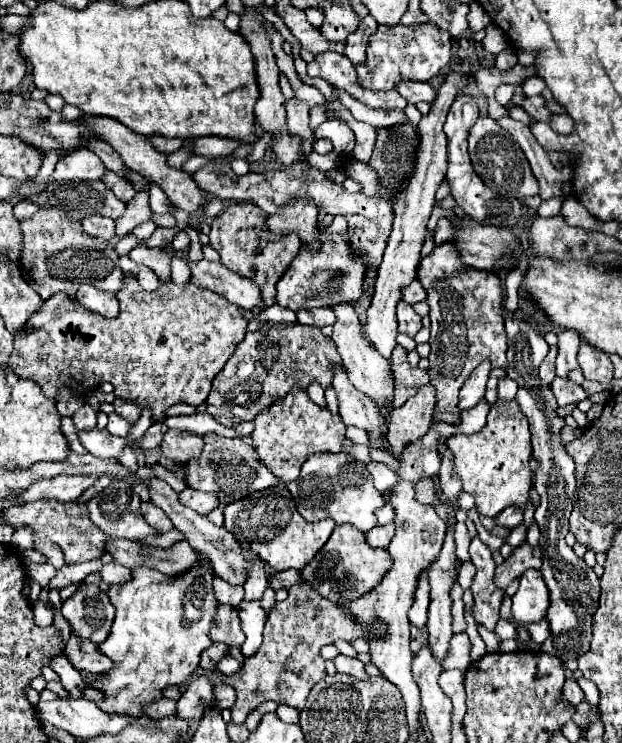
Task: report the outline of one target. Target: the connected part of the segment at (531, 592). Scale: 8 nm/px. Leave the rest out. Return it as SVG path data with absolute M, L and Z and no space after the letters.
M526 569L520 579L520 587L512 597L512 617L518 625L538 623L544 619L542 607L538 605L544 605L544 611L548 609L548 587L544 585L538 569Z

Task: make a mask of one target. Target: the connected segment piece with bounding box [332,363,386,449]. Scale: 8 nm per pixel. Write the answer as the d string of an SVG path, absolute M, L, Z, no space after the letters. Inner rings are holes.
M334 363L332 371L334 371L332 387L336 389L336 395L340 401L340 415L342 415L344 423L362 427L368 433L372 447L382 449L378 437L382 433L386 433L386 421L380 417L374 399L370 399L366 393L358 391L350 383L348 373L344 371L344 367L340 363Z

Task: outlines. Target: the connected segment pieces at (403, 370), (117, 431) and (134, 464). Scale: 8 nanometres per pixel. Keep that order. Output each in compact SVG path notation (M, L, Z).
M396 347L392 351L392 373L394 373L394 407L400 407L408 397L412 397L418 387L428 383L428 373L424 369L416 369L408 363L406 351Z
M110 413L108 415L108 427L106 427L112 435L122 435L122 437L126 437L128 435L128 429L130 429L130 423L128 421L124 421L120 415L116 415L116 413Z
M130 447L124 448L123 452L124 455L122 455L117 460L120 461L120 463L122 463L122 465L124 465L124 467L126 467L129 471L136 473L139 465L135 454Z

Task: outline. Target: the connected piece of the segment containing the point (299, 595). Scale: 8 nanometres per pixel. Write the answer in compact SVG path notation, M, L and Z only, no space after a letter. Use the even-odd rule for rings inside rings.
M292 587L288 599L276 603L264 627L264 641L256 655L248 657L238 675L226 677L226 683L236 689L236 703L232 711L232 723L244 723L246 715L256 709L262 701L286 703L296 709L304 707L308 691L326 675L320 647L330 645L338 639L352 641L356 637L372 639L384 633L384 625L376 623L368 629L356 625L350 615L344 615L332 601L316 595L312 587Z

